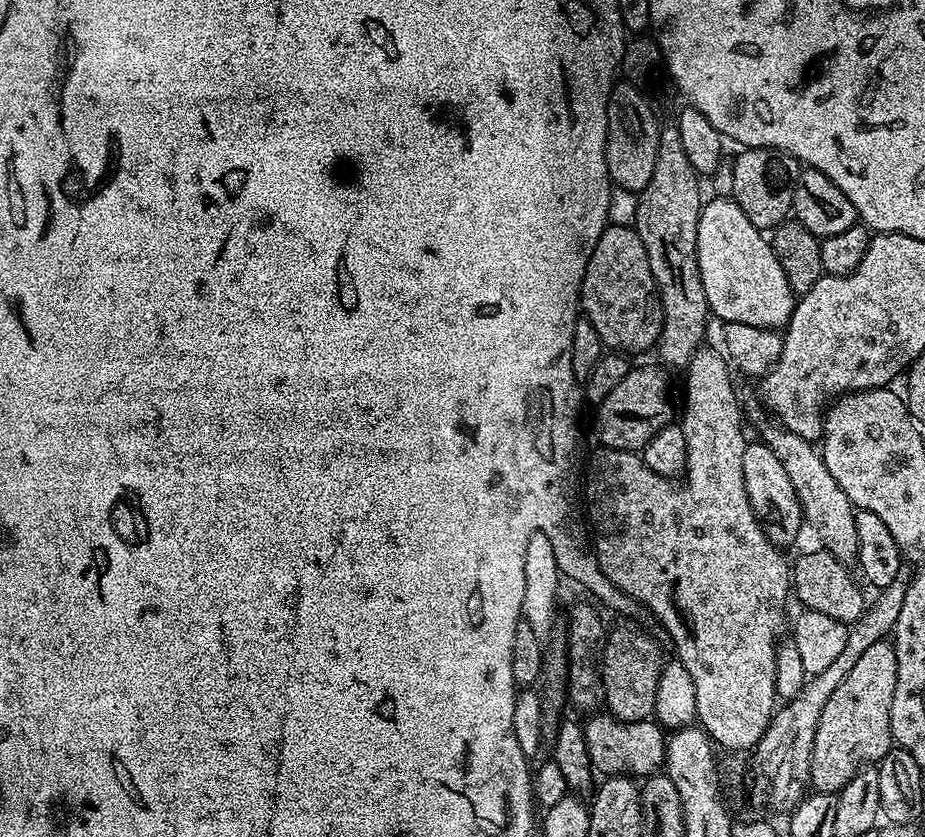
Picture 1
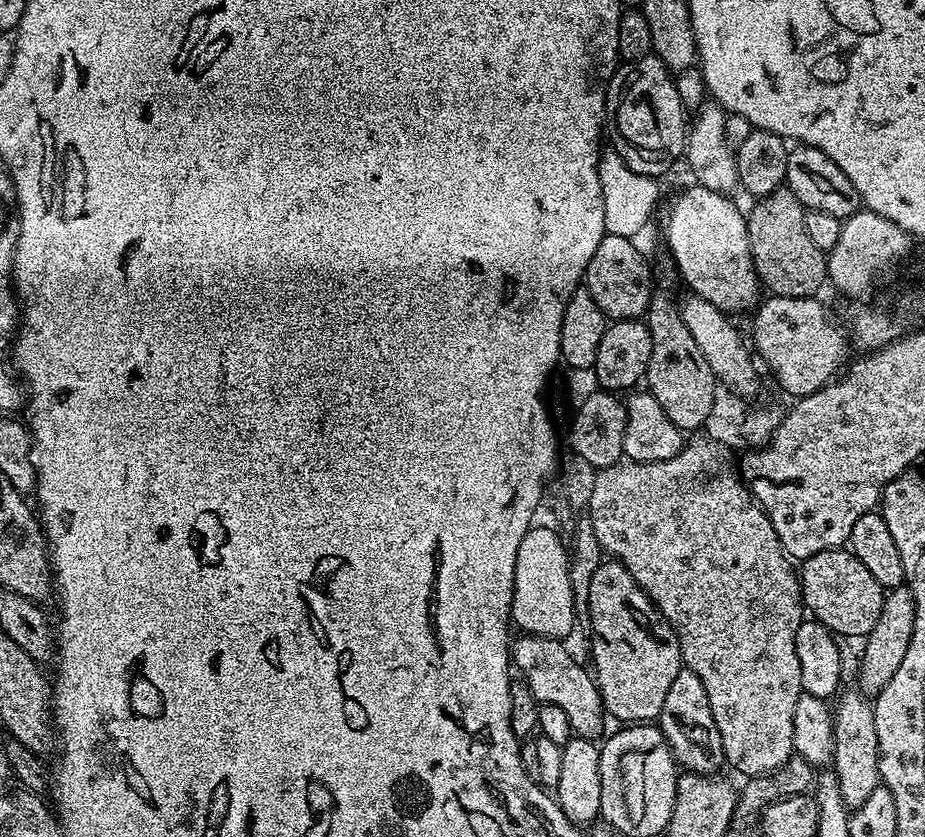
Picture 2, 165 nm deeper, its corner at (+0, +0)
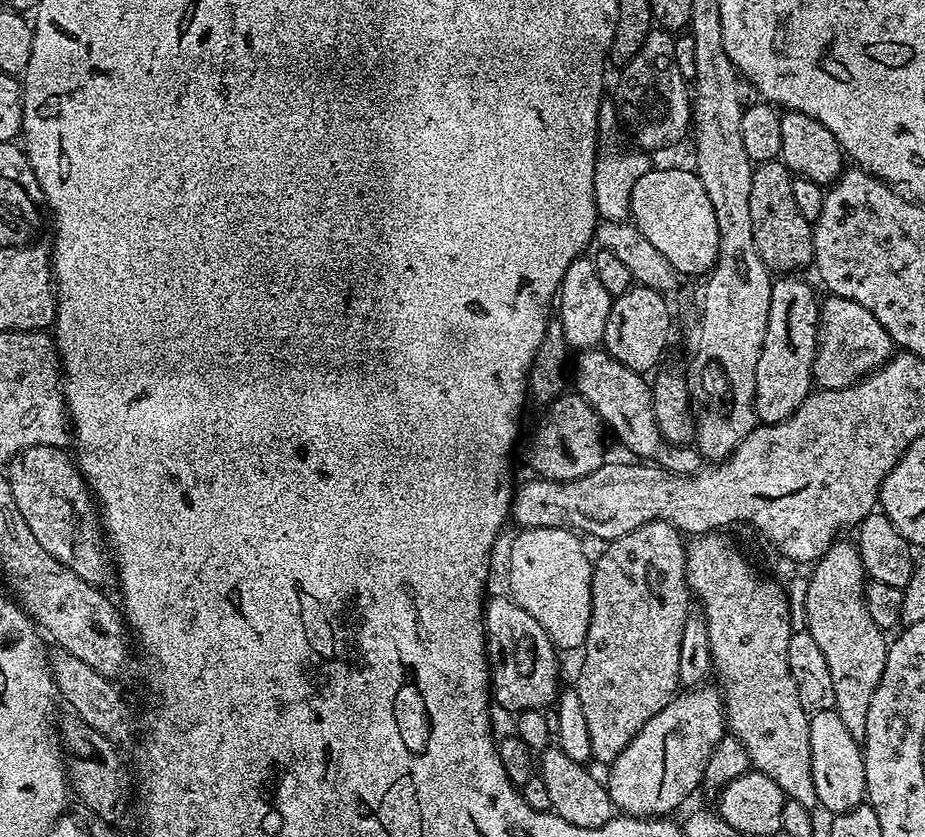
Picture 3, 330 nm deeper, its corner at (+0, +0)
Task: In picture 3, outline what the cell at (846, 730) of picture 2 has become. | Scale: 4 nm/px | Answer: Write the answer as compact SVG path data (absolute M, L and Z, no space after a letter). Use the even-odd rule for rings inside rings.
M837 539L815 561L808 589L804 592L804 616L808 619L806 630L814 642L818 642L818 650L822 650L826 666L830 666L830 679L834 681L834 710L853 738L863 741L870 698L874 698L874 690L878 690L889 641L884 640L885 629L879 628L874 618L870 618L868 605L863 601L866 573L860 551L851 539L844 539Z

